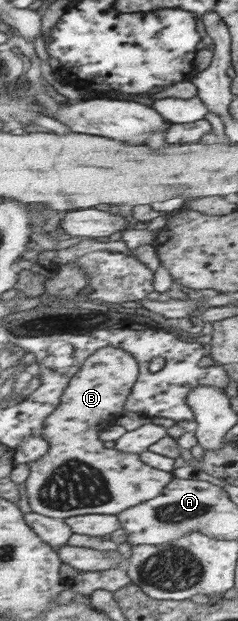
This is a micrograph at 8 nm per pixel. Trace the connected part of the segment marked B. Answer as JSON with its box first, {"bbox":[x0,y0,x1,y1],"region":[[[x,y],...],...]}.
{"bbox":[24,347,173,519],"region":[[[117,347],[102,348],[86,359],[76,373],[66,392],[62,395],[58,408],[47,418],[42,436],[50,443],[46,456],[29,463],[30,473],[24,482],[28,503],[32,511],[44,516],[66,519],[85,514],[117,514],[124,510],[152,500],[173,480],[170,471],[160,470],[142,461],[140,454],[106,448],[100,440],[99,432],[106,426],[115,424],[118,416],[125,410],[125,404],[138,382],[140,368],[138,360],[124,349]]]}

